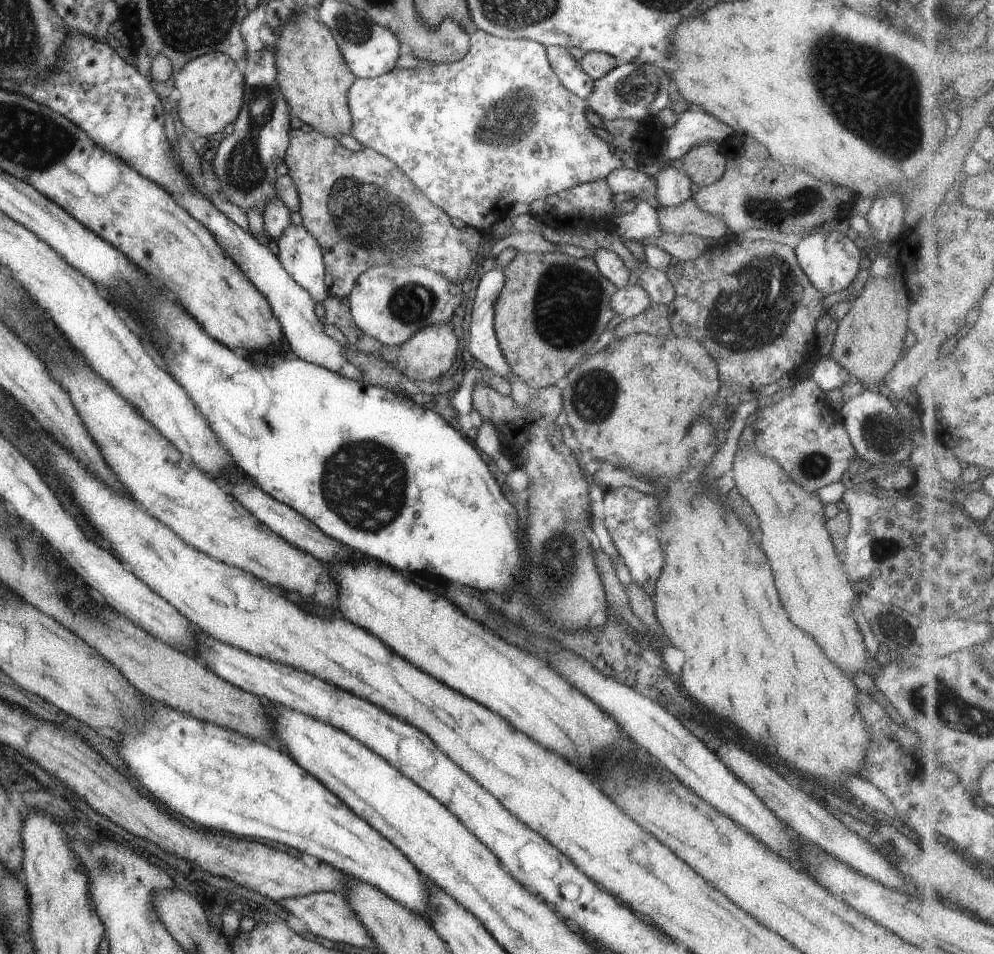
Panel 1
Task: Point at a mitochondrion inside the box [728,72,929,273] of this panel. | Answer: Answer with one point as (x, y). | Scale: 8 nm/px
(804, 201)

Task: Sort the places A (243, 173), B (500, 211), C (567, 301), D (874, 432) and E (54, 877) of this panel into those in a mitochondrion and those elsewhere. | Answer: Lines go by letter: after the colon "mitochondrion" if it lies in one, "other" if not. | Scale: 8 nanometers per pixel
A: mitochondrion
B: other
C: mitochondrion
D: mitochondrion
E: other

